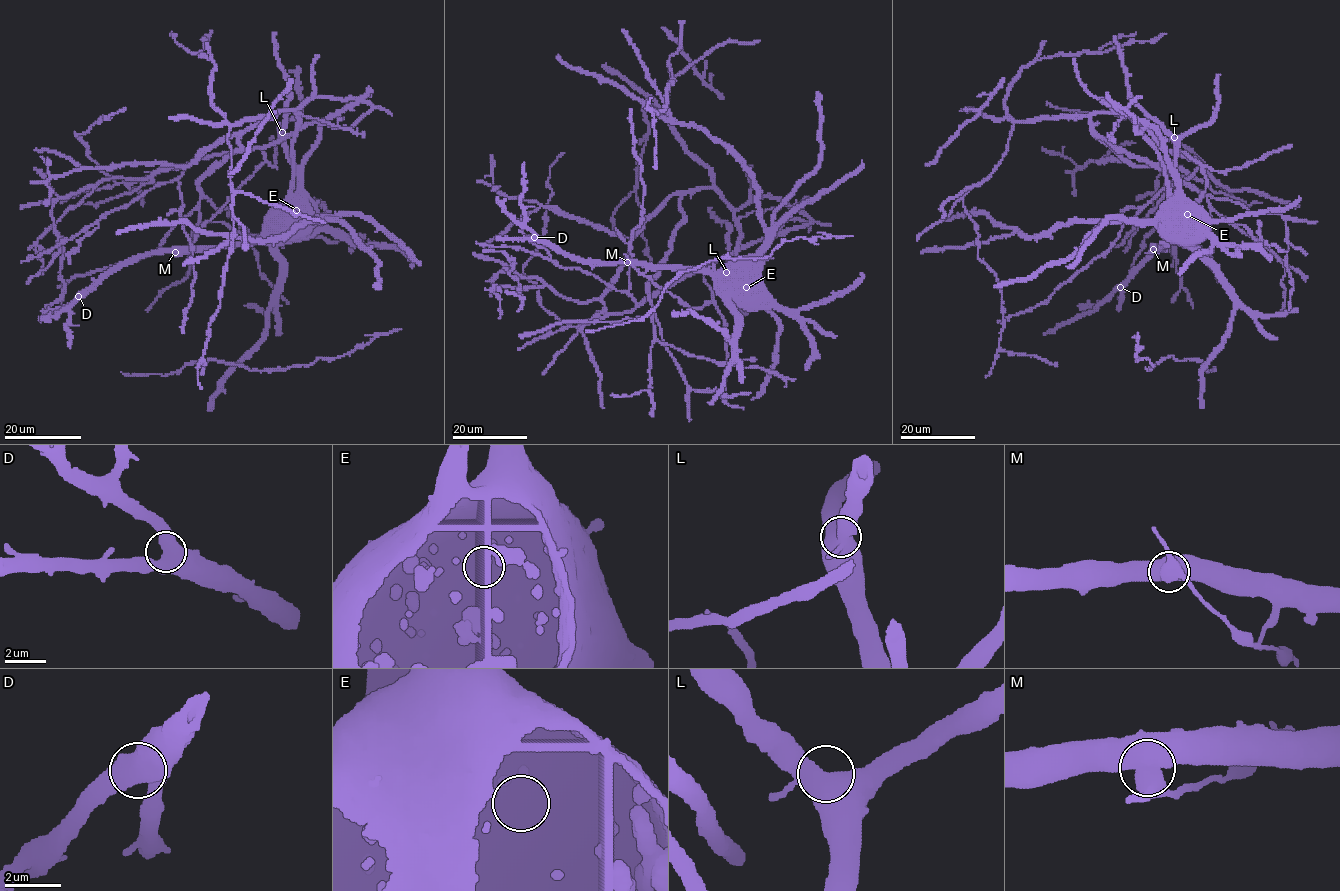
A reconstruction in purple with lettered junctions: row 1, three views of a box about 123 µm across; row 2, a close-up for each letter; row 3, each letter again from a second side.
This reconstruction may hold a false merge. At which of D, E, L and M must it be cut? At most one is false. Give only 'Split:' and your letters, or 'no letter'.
Split: no letter

